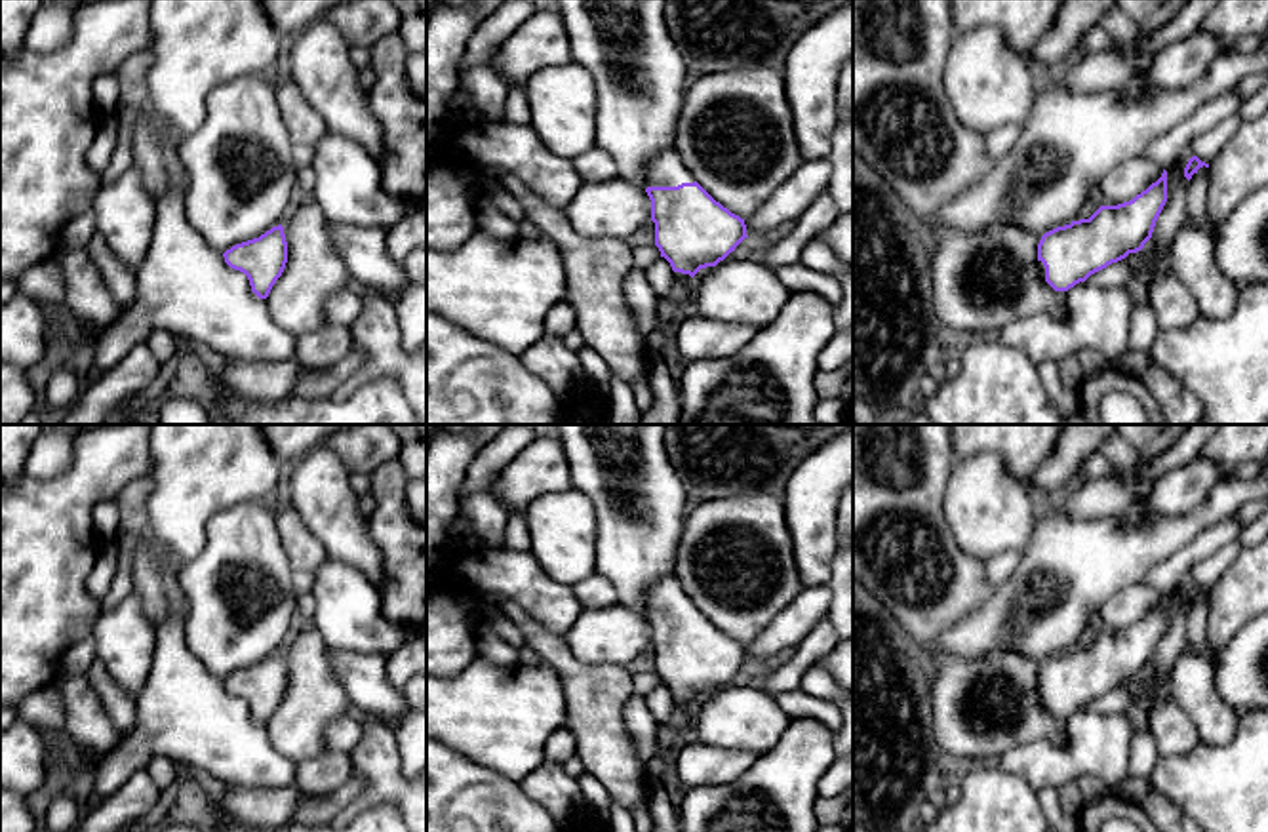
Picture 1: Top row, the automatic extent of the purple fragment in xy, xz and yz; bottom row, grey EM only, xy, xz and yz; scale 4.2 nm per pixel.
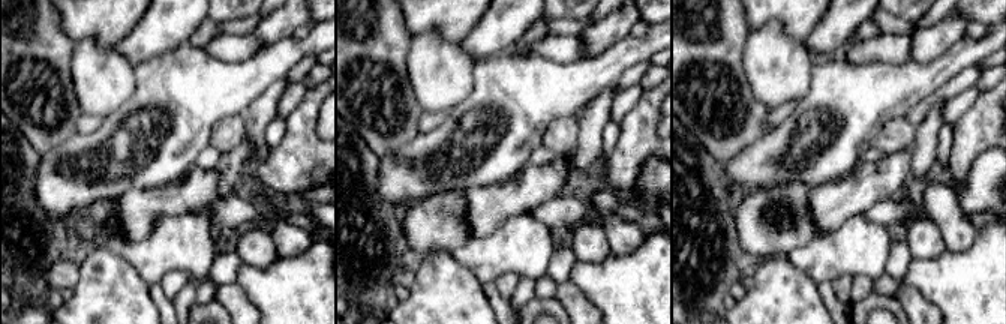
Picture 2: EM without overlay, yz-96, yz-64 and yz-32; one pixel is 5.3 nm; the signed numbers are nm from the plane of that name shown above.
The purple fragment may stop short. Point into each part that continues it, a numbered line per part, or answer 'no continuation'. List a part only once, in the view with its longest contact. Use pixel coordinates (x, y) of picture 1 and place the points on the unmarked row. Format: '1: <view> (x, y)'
1: xz (665, 596)

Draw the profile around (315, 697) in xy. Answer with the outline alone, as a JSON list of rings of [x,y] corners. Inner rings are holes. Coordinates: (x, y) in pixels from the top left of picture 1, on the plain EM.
[[[303,623],[284,645],[287,689],[267,731],[272,746],[301,763],[326,752],[326,727],[354,712],[329,661],[331,647],[312,623]]]

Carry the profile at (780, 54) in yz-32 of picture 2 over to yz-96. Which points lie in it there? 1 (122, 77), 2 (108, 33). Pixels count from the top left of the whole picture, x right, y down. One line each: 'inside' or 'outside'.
1: inside
2: outside

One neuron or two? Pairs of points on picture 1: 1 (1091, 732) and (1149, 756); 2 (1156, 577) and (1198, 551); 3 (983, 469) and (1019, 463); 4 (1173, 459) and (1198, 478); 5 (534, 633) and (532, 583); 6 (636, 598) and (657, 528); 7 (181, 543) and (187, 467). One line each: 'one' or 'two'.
1: two
2: one
3: two
4: two
5: two
6: one
7: one

